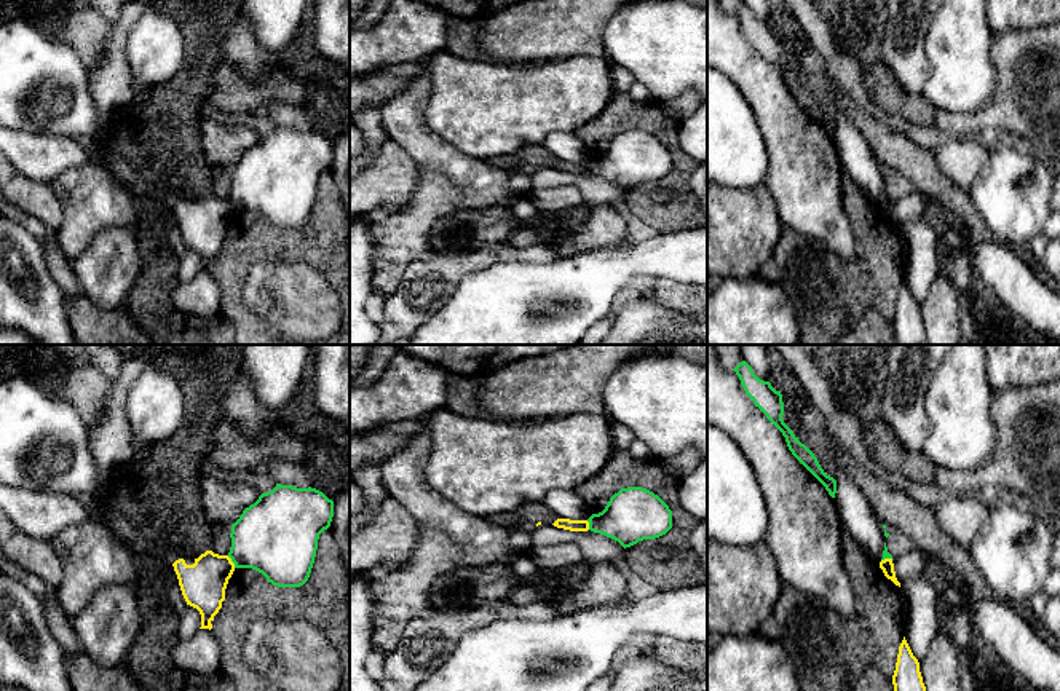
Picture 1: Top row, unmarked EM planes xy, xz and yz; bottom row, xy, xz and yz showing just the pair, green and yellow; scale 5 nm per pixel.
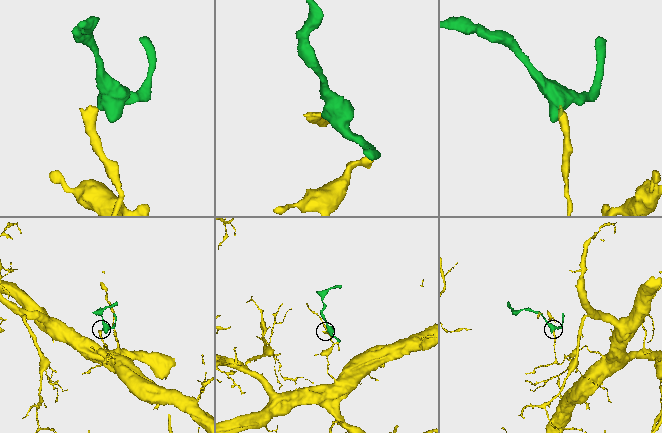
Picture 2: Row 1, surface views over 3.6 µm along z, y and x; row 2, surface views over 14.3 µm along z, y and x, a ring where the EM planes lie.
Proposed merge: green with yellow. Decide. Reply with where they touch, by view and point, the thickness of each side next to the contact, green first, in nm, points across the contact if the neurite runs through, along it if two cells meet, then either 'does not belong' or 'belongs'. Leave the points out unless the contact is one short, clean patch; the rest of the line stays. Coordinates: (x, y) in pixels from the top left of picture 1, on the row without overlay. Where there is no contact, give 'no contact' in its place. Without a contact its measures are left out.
meets green in xy at (232, 203); 400 nm thick on the green side, 220 nm on the other; border along xy (227, 198), (235, 209); does not belong

